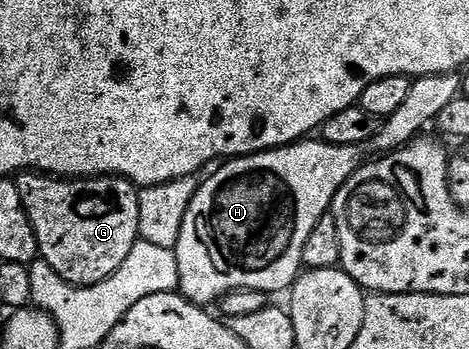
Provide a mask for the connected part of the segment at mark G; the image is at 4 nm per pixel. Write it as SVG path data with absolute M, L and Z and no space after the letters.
M23 171L17 174L16 184L20 191L20 199L24 199L24 211L28 211L28 219L32 223L32 227L36 231L36 239L38 240L38 252L41 260L48 263L48 267L52 267L52 271L56 271L56 275L60 275L60 279L67 281L69 285L95 285L104 279L108 279L120 267L120 263L124 263L124 259L128 259L128 251L132 251L132 247L138 240L138 228L140 227L140 203L138 195L139 186L126 180L125 177L88 177L85 179L59 179L53 175L39 173L37 171Z

